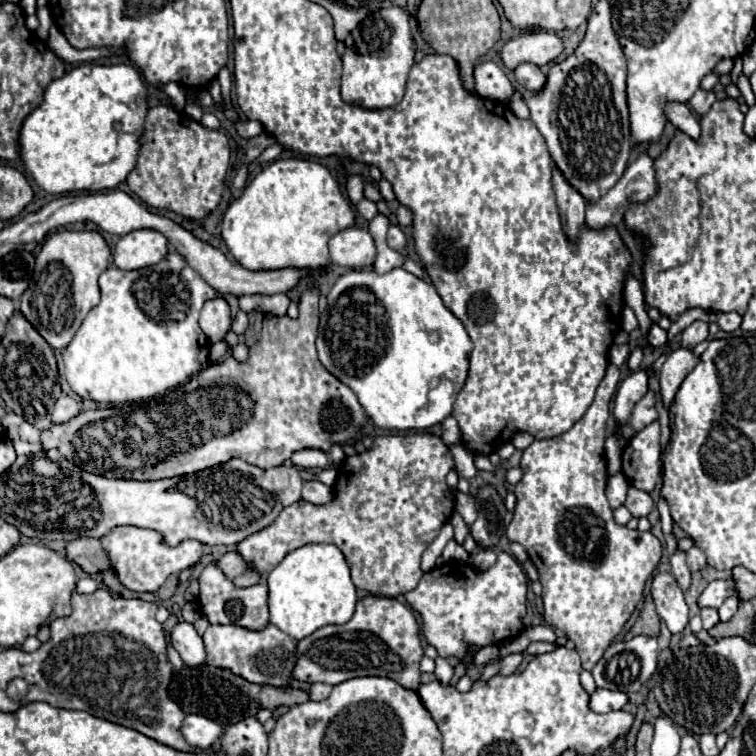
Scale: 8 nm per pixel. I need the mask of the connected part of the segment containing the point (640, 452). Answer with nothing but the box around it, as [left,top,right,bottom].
[623,423,661,493]

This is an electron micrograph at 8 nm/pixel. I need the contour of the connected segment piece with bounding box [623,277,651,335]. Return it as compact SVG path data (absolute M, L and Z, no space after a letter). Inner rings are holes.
M629 277L625 281L625 305L631 307L639 319L639 327L643 331L643 335L647 333L647 327L651 325L651 319L647 317L647 311L645 311L645 303L643 303L643 291L641 291L641 283L635 279L635 277Z

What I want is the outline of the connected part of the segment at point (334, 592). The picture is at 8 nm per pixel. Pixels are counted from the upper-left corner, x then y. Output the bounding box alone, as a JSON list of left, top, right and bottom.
[267,543,355,641]

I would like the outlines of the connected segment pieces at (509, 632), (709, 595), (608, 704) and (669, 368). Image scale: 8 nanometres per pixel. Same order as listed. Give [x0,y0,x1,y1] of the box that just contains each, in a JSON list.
[[405,553,527,659],[697,579,735,609],[589,687,629,713],[659,347,699,407]]

